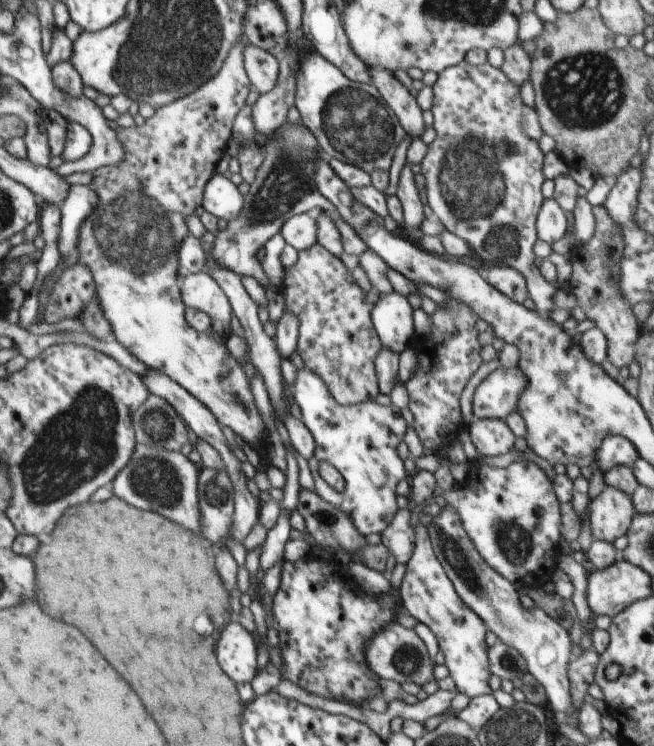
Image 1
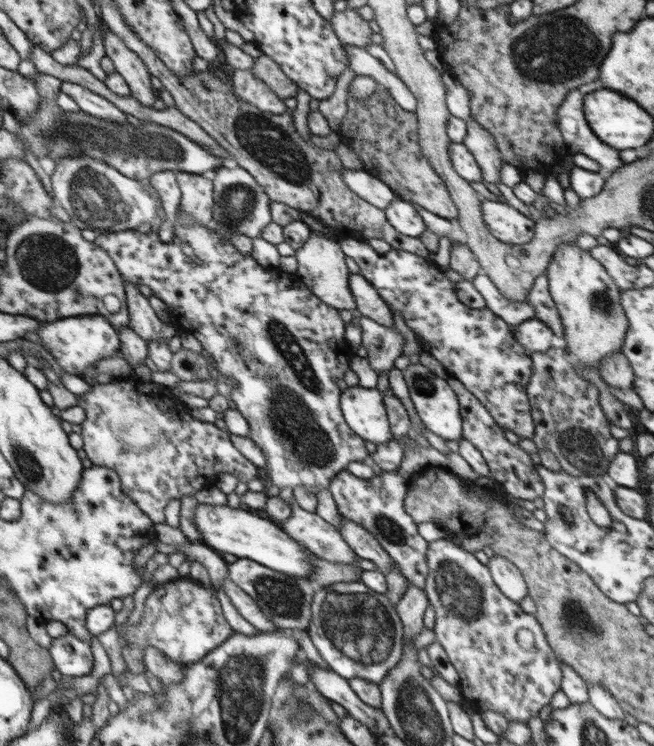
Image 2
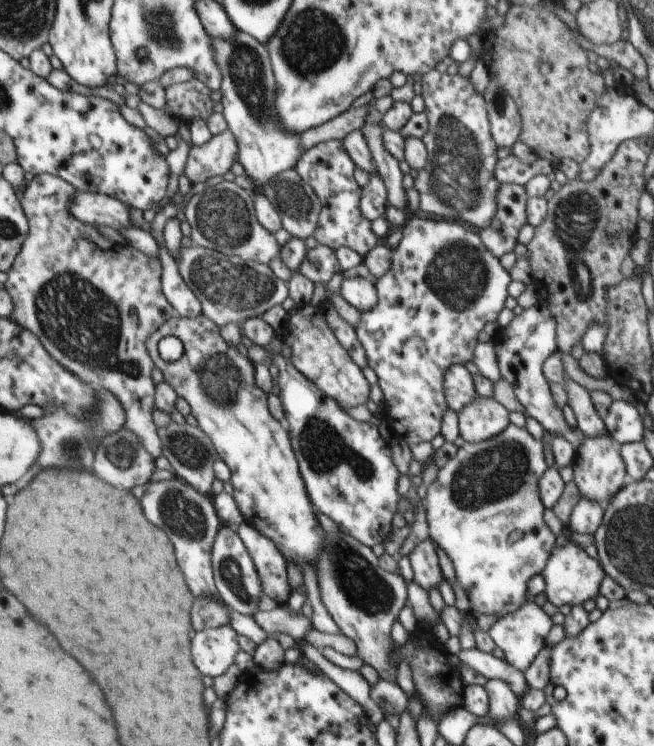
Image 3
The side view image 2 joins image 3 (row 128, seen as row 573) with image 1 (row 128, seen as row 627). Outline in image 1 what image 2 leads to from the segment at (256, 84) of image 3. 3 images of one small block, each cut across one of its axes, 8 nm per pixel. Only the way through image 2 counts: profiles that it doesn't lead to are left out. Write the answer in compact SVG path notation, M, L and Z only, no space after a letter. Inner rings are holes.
M286 122L274 130L261 146L263 162L250 183L248 194L243 196L244 205L240 215L228 222L226 230L216 235L212 250L214 261L240 277L253 277L265 291L270 282L261 264L257 260L257 251L275 234L280 233L282 226L294 216L301 213L314 213L324 210L336 214L335 207L317 190L315 169L320 156L317 139L302 124Z

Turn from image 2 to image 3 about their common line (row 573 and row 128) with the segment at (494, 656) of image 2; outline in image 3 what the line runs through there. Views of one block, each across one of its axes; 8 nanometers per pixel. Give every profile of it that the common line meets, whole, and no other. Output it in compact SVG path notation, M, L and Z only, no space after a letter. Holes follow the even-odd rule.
M434 69L424 75L421 82L429 130L421 139L427 149L427 162L424 168L418 170L414 182L419 195L419 212L434 218L458 220L474 230L485 228L497 210L495 196L500 182L494 178L494 168L500 159L497 157L498 146L490 131L484 96L475 90L469 77L461 74L446 74Z

